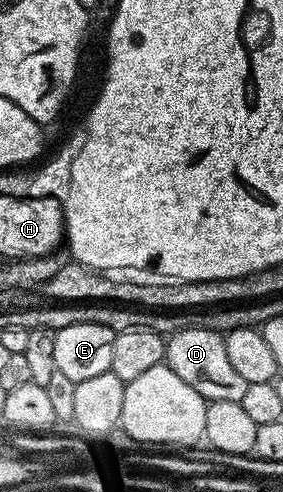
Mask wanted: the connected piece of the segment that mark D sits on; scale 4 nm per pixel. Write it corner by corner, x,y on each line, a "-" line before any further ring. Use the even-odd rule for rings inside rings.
192,327
184,331
176,331
166,337
165,364
169,365
192,391
211,401
241,401
244,399
246,381
233,369
228,360
226,341
223,334
217,329

